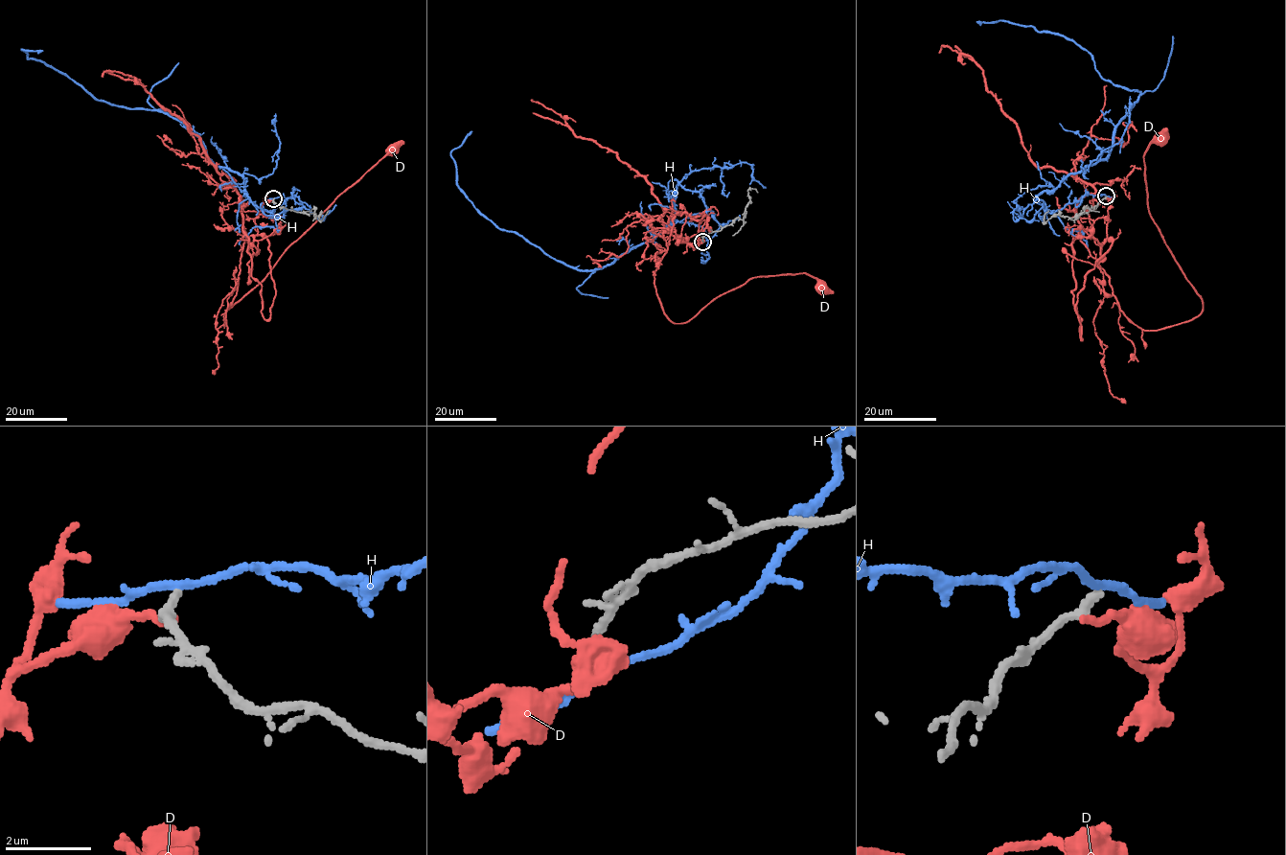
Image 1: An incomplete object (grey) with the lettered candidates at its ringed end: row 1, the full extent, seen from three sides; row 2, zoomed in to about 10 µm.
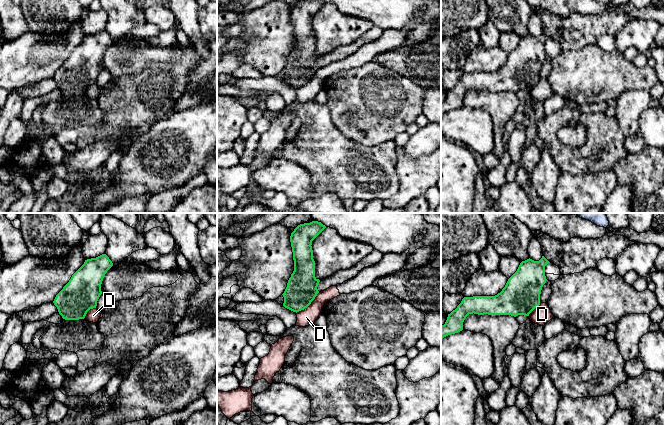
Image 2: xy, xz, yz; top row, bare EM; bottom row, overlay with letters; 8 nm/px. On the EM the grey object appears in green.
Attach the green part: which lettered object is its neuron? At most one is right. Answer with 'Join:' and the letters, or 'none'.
Join: none

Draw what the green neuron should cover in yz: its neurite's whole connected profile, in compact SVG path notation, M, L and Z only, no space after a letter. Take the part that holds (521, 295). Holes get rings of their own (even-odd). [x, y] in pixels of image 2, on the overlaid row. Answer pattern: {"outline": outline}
{"outline": "M544 256L539 261L529 258L520 263L497 295L464 297L441 326L441 339L462 331L463 322L469 314L529 316L540 305L541 290L547 281L545 266L548 263Z"}

